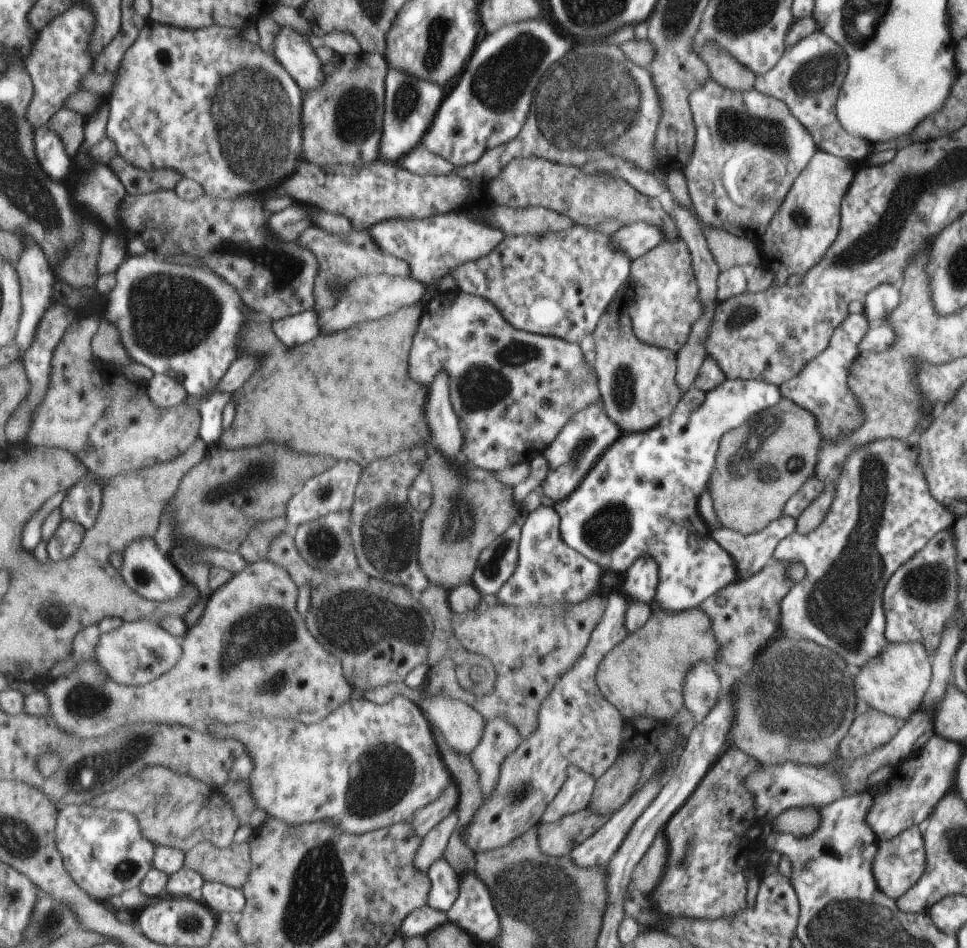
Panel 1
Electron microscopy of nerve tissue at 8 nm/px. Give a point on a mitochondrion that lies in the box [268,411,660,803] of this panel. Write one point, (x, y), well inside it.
(351, 621)

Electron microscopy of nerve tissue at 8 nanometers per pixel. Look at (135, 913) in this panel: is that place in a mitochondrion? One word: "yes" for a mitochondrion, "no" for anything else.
no

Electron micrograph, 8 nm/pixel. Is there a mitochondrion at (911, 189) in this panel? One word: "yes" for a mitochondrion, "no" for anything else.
yes

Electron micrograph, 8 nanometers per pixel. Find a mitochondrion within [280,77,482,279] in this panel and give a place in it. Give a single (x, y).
(355, 116)

